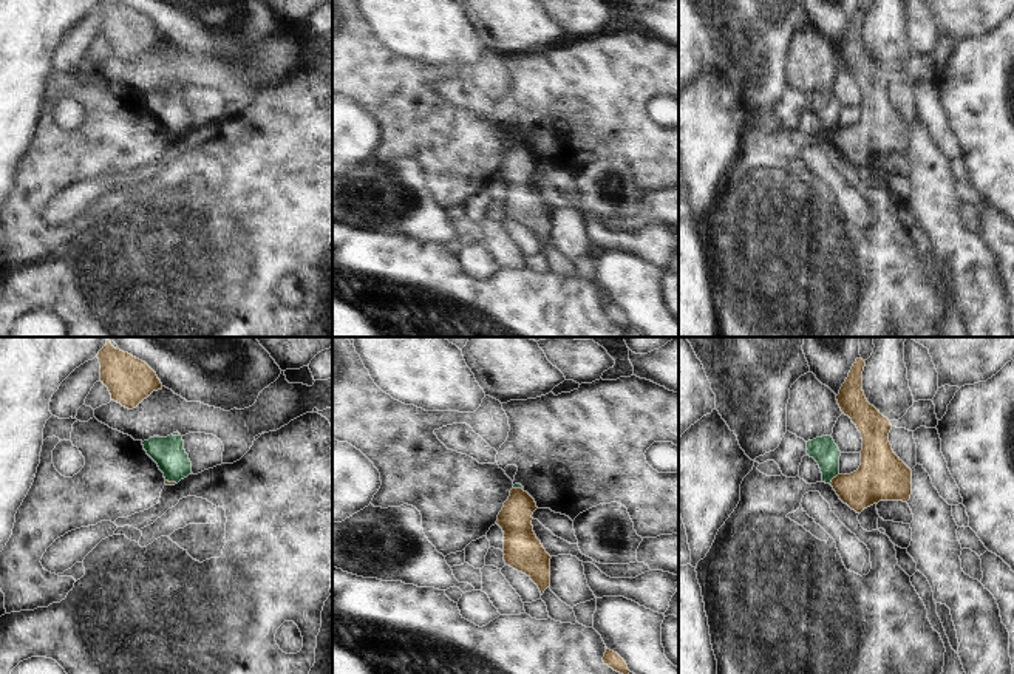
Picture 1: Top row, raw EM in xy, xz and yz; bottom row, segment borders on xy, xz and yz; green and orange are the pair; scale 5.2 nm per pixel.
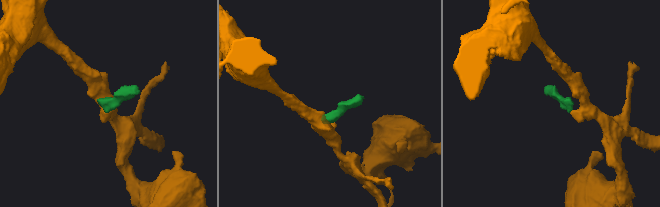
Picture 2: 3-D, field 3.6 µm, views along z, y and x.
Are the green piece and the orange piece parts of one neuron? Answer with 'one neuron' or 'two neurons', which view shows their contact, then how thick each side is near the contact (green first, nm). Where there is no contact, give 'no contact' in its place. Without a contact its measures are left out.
two neurons; contact in yz; calibres 140 and 260 nm

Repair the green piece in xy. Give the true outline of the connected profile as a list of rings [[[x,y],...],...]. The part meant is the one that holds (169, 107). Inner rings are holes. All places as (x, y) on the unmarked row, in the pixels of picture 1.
[[[182,90],[150,91],[142,99],[164,127],[165,134],[178,138],[192,128],[192,116],[184,104]]]

